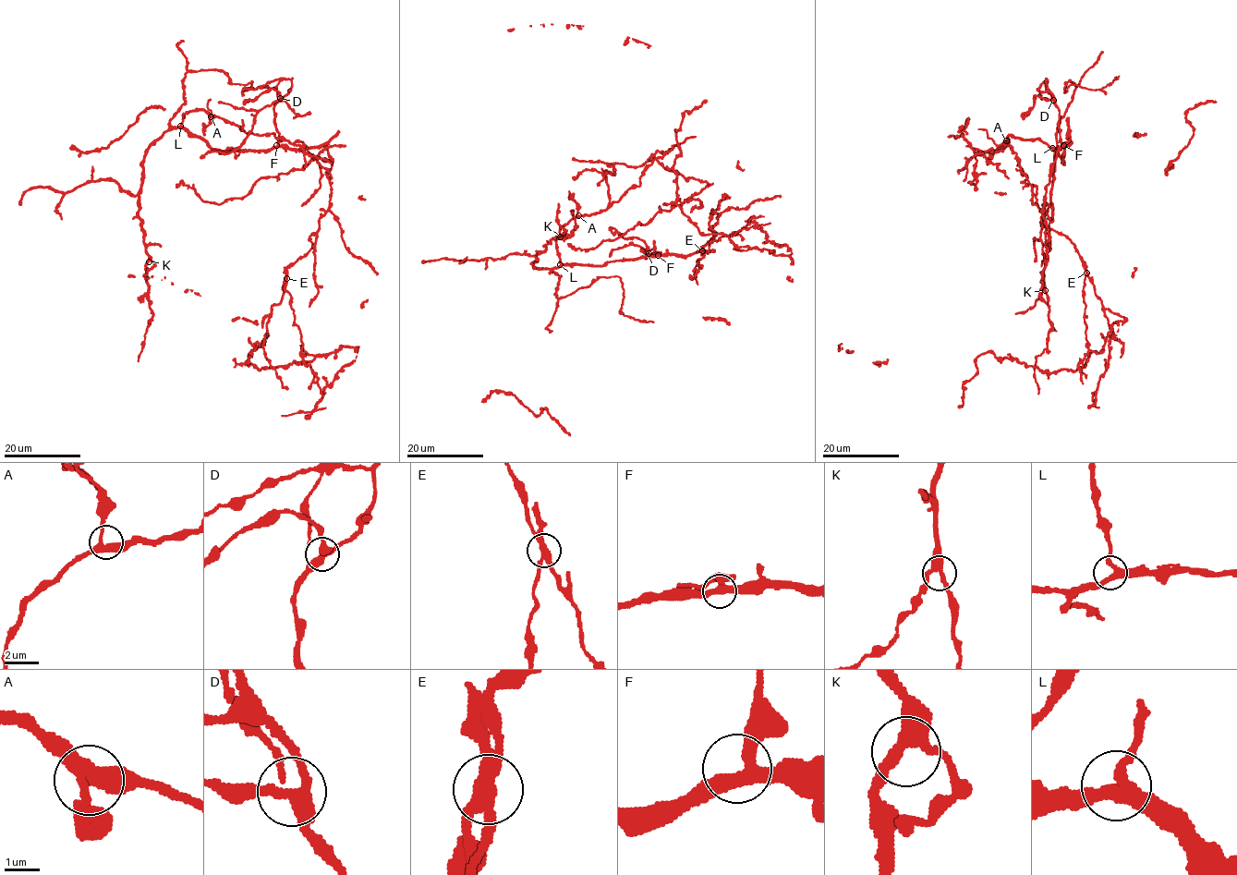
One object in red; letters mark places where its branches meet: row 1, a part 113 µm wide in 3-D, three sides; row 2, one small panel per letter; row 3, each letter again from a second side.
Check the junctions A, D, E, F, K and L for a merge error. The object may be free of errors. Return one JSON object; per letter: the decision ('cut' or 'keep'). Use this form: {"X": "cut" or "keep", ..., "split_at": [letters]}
{"A": "keep", "D": "keep", "E": "cut", "F": "keep", "K": "keep", "L": "keep", "split_at": ["E"]}

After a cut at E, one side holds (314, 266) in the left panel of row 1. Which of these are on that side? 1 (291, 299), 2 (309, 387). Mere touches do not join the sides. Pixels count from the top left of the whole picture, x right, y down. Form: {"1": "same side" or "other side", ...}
{"1": "other side", "2": "other side"}

